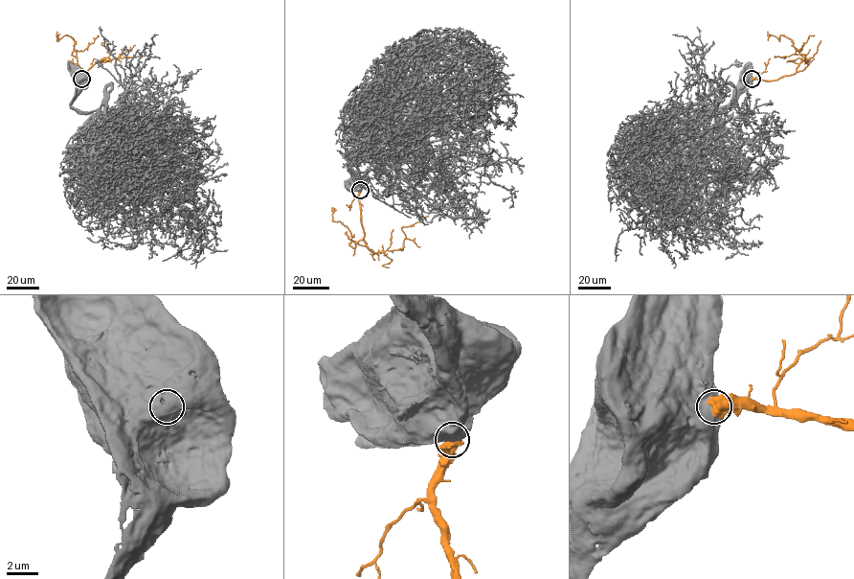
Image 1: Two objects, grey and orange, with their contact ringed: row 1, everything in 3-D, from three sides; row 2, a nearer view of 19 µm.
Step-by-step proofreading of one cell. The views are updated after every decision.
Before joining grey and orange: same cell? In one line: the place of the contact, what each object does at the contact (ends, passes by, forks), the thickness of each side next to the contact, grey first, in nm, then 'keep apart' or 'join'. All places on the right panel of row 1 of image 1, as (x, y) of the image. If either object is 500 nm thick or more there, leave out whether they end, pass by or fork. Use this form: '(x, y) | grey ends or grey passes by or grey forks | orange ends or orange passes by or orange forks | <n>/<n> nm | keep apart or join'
(752, 79) | 800/850 nm | keep apart

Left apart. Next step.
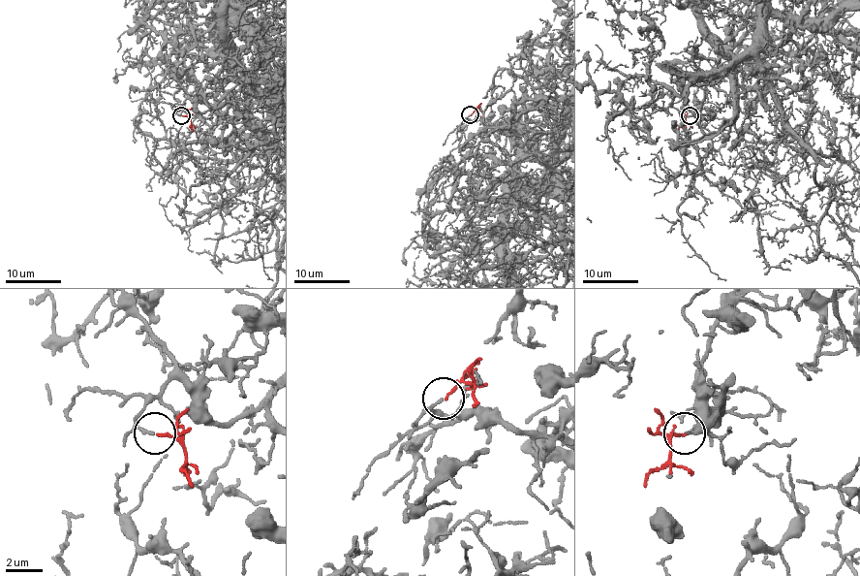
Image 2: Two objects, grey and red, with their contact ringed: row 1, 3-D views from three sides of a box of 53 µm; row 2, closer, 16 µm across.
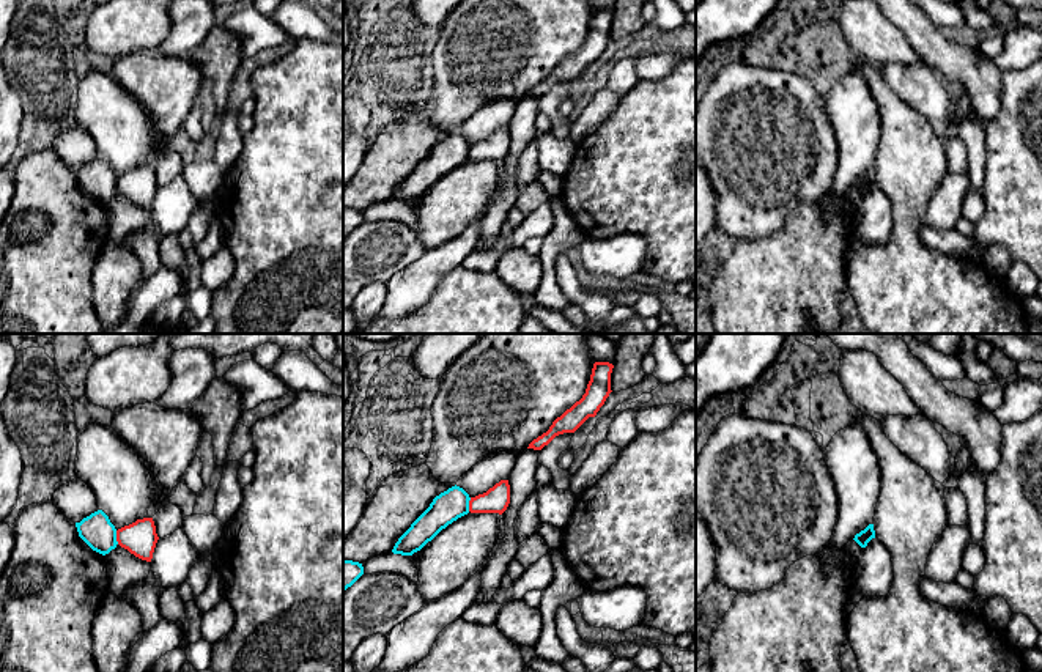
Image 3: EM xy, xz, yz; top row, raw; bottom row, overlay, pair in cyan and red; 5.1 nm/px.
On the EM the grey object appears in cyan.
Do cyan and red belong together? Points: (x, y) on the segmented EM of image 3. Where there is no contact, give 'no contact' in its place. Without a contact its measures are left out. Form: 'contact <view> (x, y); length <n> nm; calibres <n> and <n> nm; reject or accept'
contact xy (115, 537); length 70 nm; calibres 170 and 170 nm; reject

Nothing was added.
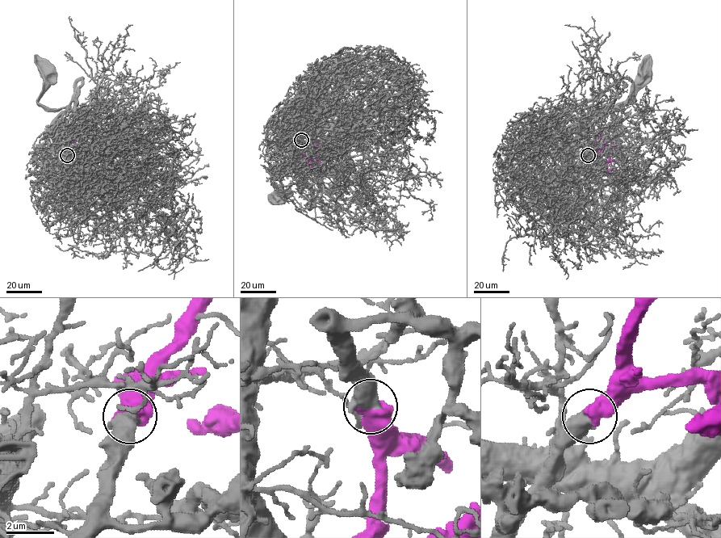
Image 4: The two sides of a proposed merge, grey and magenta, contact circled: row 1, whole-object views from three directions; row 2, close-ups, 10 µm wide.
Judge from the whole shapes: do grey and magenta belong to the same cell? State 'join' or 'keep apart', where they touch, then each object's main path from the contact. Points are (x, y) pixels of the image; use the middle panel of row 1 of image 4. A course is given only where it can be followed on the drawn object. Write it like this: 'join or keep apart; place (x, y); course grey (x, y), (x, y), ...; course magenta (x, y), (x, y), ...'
join; place (301, 140); course grey (301, 140), (294, 138), (292, 127), (289, 144), (301, 160), (280, 167), (271, 176), (280, 195); course magenta (300, 140), (310, 146), (320, 164), (329, 168)

